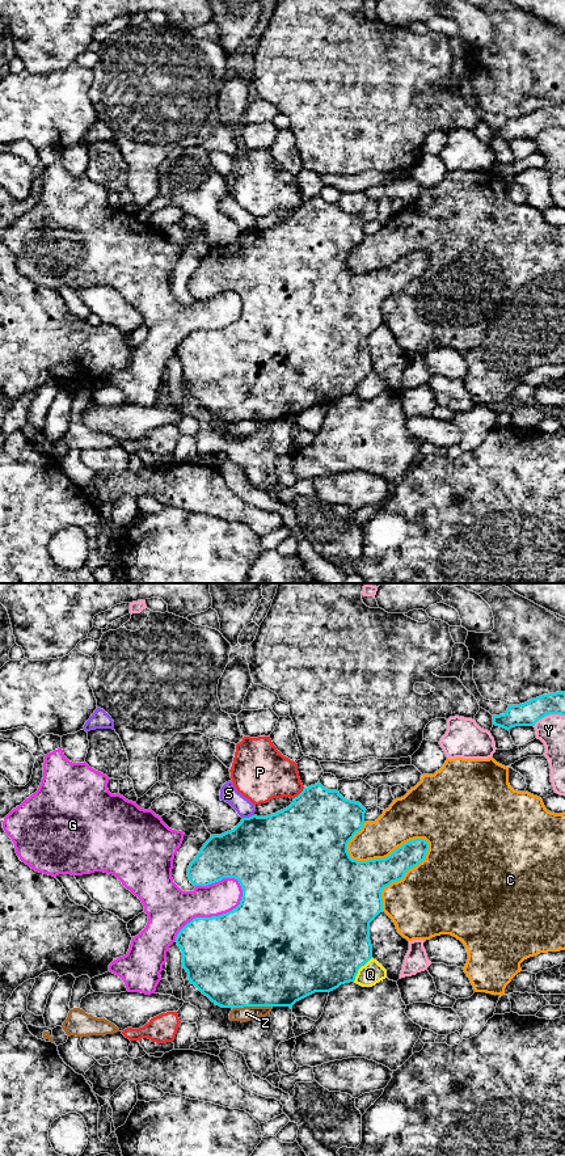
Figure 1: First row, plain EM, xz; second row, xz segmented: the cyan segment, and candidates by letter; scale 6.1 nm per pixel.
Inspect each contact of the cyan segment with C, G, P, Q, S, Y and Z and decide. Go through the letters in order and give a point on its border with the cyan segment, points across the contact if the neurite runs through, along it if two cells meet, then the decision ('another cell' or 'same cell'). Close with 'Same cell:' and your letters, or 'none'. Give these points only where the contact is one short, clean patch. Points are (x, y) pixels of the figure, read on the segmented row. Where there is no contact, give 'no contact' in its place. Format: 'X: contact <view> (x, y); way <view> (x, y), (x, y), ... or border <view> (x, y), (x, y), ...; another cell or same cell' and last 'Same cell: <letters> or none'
C: contact xz (412, 840); another cell
G: contact xz (215, 916); another cell
P: contact xz (300, 793); another cell
Q: contact xz (359, 967); another cell
S: contact xz (249, 817); border xz (253, 814), (243, 818); another cell
Y: contact xz (548, 714); another cell
Z: contact xz (252, 1005); another cell
Same cell: none

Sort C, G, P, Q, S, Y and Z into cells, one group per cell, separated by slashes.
C / G / P / Q / S / Y / Z

